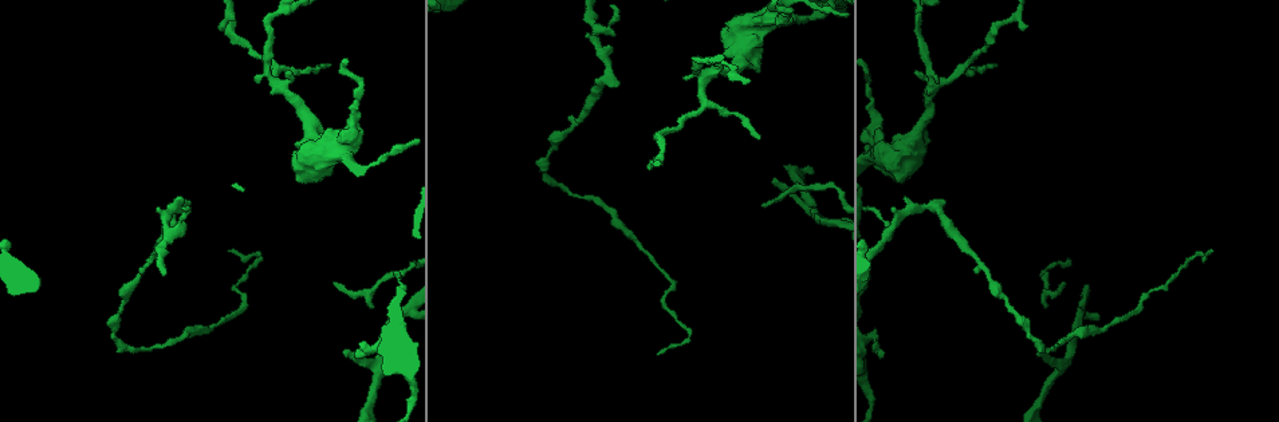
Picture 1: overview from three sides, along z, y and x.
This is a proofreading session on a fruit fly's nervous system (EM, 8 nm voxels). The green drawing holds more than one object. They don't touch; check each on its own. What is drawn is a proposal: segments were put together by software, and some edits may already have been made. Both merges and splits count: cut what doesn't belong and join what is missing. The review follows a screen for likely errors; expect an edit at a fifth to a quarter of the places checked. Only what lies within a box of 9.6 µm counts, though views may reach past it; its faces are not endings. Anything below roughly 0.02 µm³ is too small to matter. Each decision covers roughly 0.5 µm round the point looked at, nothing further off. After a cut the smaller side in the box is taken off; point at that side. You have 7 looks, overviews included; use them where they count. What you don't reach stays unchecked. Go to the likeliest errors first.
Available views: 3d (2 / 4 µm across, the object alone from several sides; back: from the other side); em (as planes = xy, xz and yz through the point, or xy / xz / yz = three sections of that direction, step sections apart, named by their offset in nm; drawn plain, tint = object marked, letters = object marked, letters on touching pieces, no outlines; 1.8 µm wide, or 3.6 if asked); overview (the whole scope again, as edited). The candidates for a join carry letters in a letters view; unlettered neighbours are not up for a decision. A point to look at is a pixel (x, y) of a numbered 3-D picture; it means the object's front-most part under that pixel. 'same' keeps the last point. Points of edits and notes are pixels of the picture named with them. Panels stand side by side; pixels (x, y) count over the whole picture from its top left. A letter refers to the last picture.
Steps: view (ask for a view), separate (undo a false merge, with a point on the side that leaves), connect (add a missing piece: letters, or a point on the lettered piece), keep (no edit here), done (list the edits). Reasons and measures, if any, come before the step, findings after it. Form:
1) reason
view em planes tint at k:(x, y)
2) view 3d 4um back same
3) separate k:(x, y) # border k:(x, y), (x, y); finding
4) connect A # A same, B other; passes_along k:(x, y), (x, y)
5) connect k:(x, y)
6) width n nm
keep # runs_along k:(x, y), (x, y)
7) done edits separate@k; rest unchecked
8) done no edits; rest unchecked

tapers out
view em planes letters at 1:(344, 351)

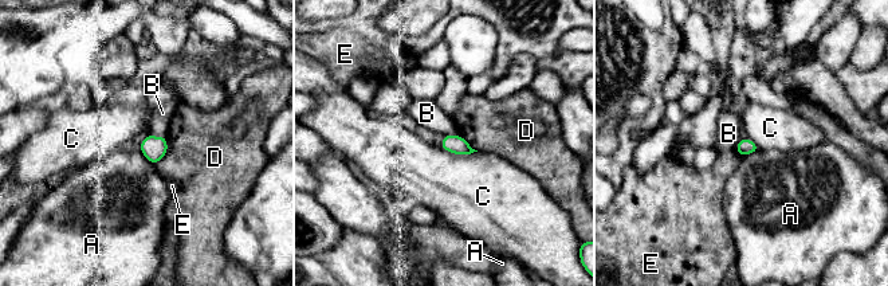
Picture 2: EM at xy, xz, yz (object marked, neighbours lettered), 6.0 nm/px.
width 100 nm
keep # A other, B other, C other, D other, E other; none of them fits

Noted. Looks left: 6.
tapers out
view em planes plain at 1:(880, 351)

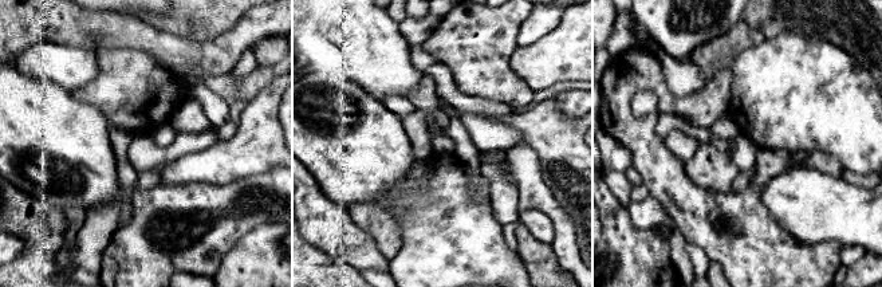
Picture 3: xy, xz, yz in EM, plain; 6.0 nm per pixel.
see the neighbours
view em planes letters same

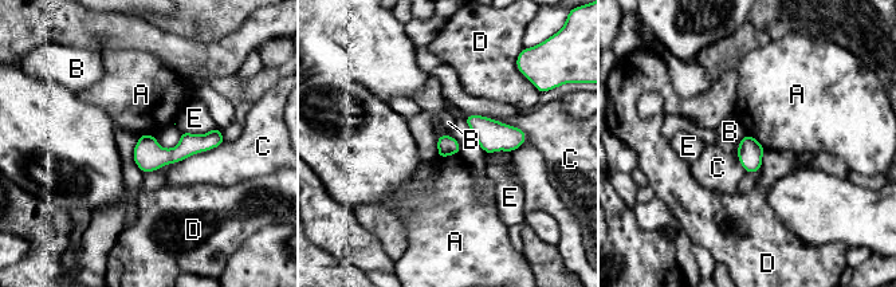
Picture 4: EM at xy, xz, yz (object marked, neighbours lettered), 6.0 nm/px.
keep # A other, B other, C other, D other, E other; no lettered piece goes on from it

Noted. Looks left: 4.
a fork
view em planes plain at 1:(706, 77)

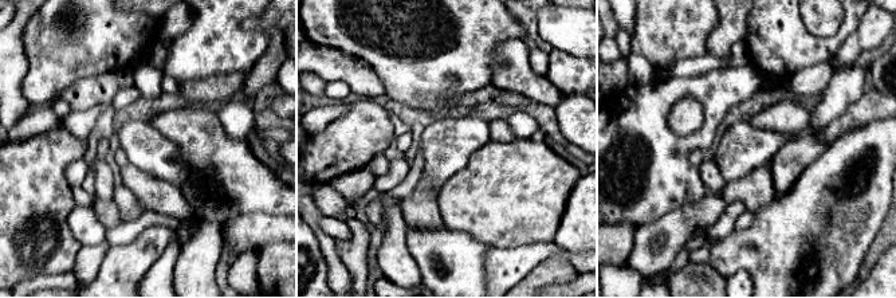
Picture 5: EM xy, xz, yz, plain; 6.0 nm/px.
view em planes letters same

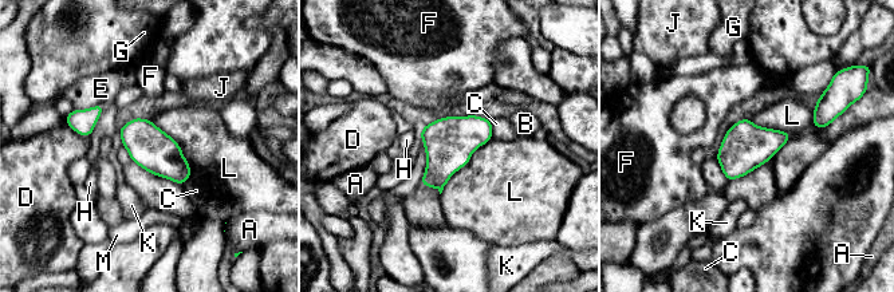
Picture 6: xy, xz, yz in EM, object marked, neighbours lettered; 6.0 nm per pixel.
width 260 nm
keep # A other, B other, C other, D other, E other, F other, G other, H other, J other, K other, L other, M other; border 6:(492, 137), (440, 193); all the same cell

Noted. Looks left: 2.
done no edits; rest unchecked

